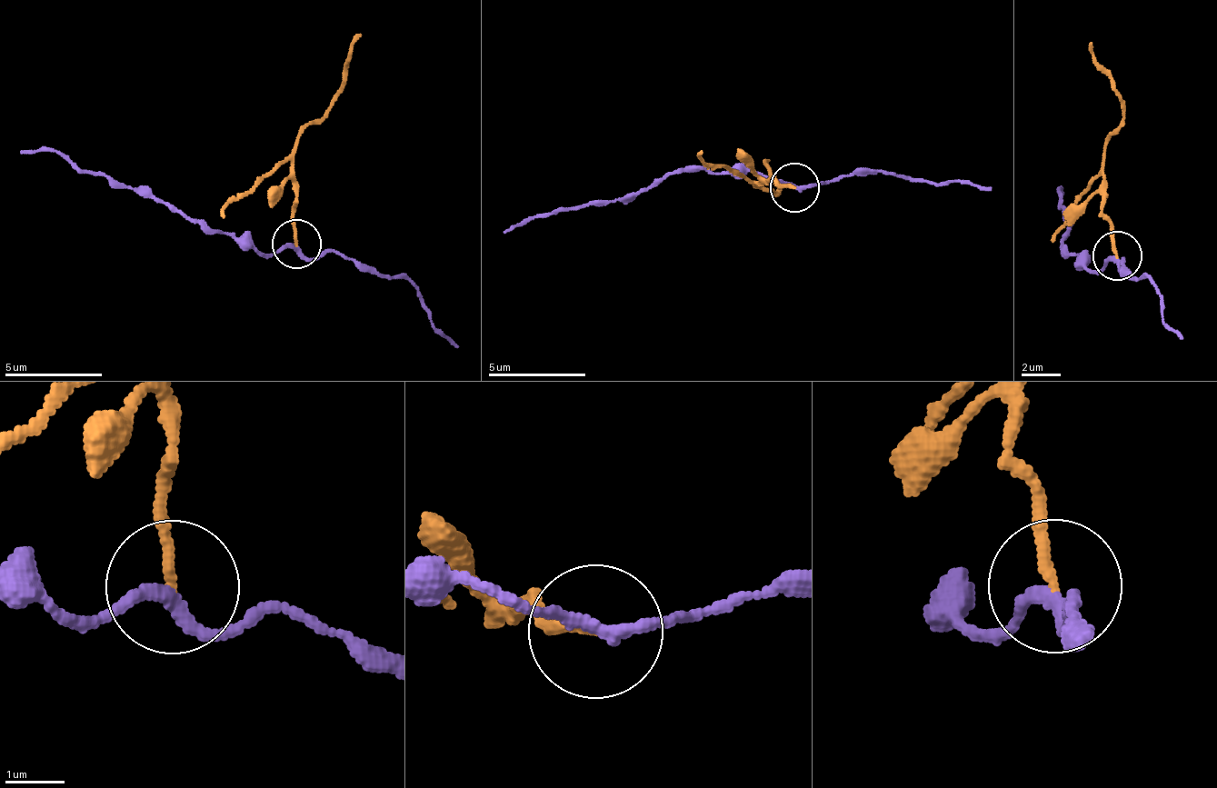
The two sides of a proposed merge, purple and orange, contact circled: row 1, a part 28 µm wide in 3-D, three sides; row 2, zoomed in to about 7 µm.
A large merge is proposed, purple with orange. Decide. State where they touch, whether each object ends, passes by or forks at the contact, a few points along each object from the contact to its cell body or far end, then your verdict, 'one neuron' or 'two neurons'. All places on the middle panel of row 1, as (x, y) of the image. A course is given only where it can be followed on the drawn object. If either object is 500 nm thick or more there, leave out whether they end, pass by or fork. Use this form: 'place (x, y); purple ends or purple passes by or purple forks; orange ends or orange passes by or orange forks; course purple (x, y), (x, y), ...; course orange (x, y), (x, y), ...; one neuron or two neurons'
place (794, 187); purple passes by; orange ends; course purple (794, 189), (759, 176), (669, 172), (617, 202), (561, 206), (530, 223), (503, 231); course orange (794, 189), (770, 177), (751, 182), (779, 192), (771, 185), (768, 159); two neurons

